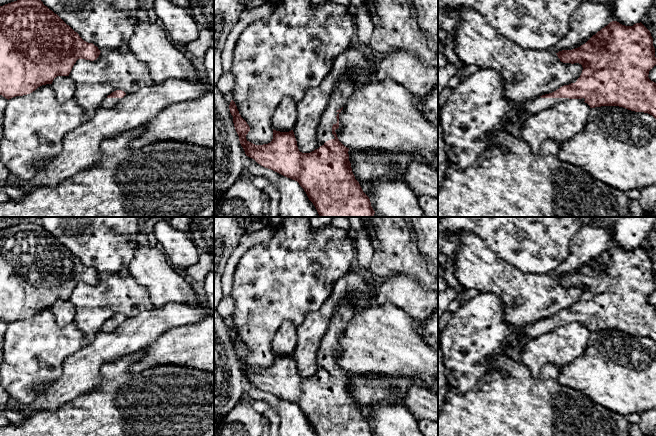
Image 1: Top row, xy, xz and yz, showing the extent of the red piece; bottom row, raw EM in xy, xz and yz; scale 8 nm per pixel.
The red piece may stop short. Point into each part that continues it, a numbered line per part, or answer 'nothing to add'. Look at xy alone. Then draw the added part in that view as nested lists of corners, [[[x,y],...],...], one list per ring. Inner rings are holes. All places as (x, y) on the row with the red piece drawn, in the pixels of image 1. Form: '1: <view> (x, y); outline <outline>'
1: xy (107, 102); outline [[[105,98],[101,104],[104,108],[112,108],[117,105],[118,102],[121,101],[121,98]]]

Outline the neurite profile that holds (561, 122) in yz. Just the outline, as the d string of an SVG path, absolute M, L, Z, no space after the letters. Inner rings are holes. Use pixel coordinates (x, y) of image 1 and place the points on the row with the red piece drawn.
M580 99L556 103L529 116L519 136L537 154L547 139L561 144L581 133L586 127L590 110L590 106Z

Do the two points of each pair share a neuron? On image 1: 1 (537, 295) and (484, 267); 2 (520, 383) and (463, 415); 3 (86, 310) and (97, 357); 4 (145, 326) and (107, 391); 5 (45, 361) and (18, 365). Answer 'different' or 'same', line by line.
1: same
2: same
3: different
4: different
5: same

